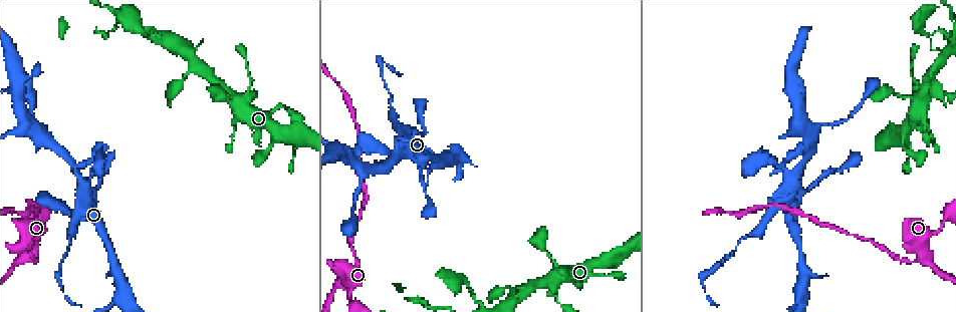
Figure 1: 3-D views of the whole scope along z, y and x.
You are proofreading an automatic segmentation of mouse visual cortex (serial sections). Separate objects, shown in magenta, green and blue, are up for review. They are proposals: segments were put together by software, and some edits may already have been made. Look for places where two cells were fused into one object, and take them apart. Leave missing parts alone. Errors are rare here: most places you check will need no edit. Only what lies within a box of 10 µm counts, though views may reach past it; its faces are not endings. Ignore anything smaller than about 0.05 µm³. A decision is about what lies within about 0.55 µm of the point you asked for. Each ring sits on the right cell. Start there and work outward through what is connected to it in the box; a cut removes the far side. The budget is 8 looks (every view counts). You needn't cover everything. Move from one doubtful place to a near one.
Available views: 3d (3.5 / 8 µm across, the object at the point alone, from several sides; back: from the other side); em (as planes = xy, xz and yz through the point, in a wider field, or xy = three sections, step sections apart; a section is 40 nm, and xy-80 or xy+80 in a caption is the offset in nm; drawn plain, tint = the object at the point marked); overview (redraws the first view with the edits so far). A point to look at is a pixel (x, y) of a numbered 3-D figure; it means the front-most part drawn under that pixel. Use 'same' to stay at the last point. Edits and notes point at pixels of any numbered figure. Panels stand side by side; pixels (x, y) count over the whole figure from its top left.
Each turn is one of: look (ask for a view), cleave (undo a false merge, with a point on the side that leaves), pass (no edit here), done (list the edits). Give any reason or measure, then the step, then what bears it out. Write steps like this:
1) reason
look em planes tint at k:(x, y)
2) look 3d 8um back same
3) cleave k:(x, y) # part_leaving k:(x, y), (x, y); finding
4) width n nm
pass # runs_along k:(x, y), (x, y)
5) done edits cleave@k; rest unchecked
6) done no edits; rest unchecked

small branch off a trunk
look 3d 8um at 1:(916, 261)

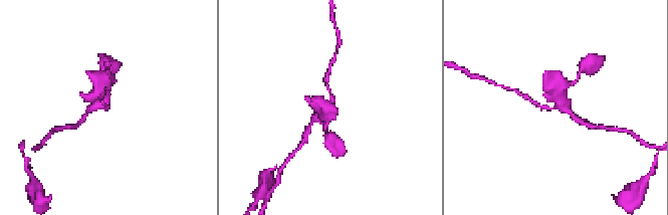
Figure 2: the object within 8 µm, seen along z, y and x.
look 3d 3.5um same

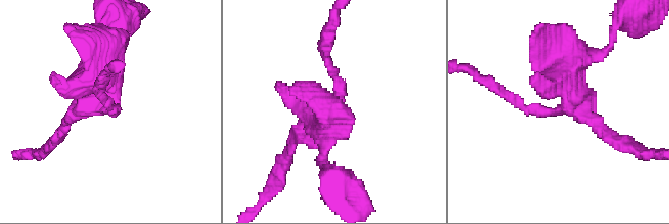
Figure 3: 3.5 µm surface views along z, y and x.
pass # runs_along 3:(336, 116), (340, 82), (326, 59); one cell here

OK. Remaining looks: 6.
sharp bend
look 3d 3.5um back at 1:(89, 178)

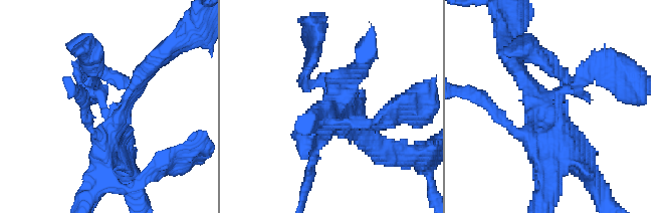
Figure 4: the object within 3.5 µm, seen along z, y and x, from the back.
arms 4; arm_widths 150, 150, 200, 350 nm; need the tissue
look em xy step 3 tint at 4:(559, 107)

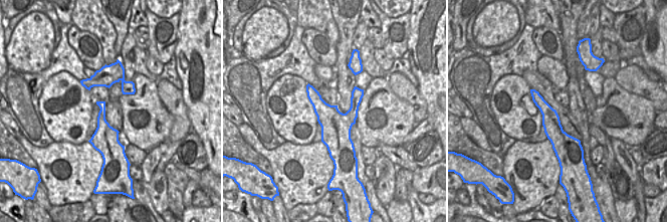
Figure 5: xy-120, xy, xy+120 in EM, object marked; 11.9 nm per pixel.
pass # one cell here

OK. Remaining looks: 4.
sudden change in width
look em xy step 5 tint at 1:(17, 133)

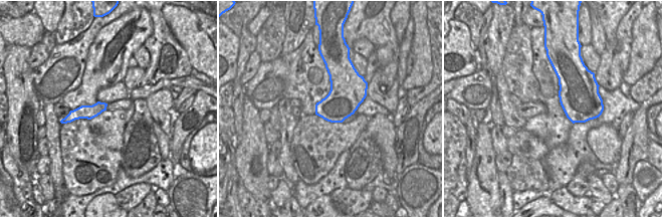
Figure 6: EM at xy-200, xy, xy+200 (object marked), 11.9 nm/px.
see where the arms go
look 3d 3.5um same

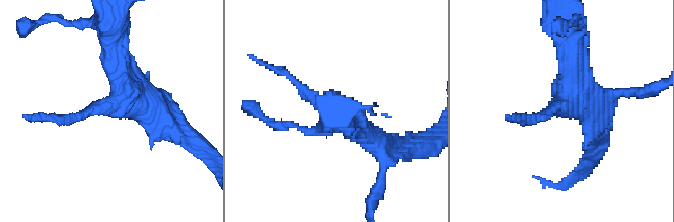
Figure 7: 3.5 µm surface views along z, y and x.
pass # continuous, no second cell

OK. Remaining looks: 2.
done no edits; rest unchecked

